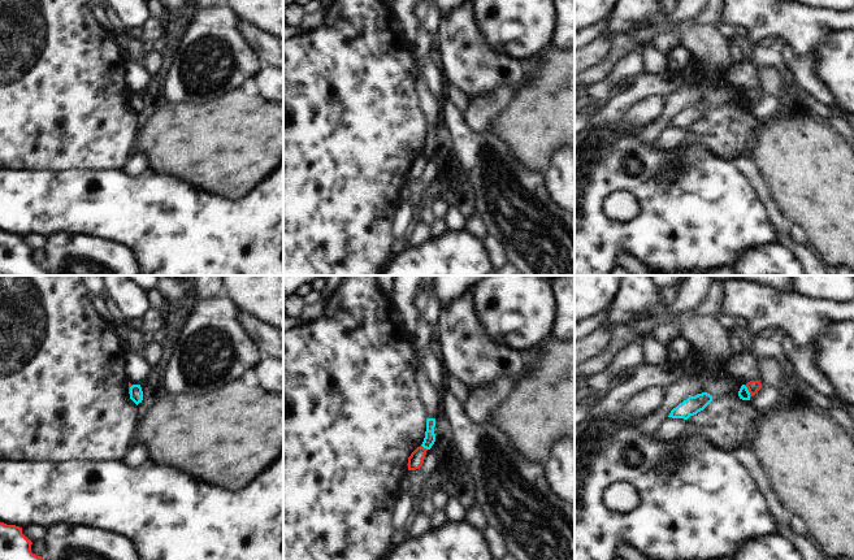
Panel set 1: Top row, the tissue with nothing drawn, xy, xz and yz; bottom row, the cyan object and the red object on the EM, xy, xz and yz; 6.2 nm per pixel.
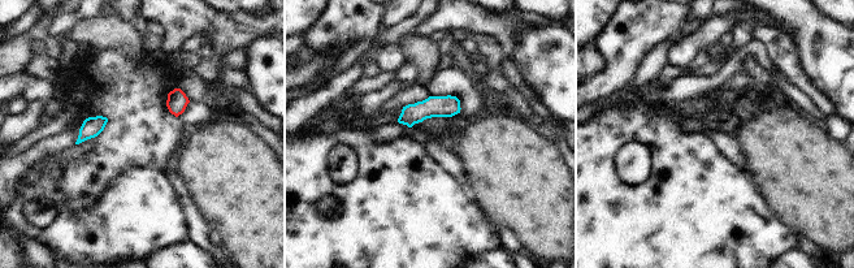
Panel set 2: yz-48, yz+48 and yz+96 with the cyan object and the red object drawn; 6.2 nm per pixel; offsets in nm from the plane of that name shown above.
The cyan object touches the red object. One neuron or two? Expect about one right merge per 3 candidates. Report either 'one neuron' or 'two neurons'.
two neurons

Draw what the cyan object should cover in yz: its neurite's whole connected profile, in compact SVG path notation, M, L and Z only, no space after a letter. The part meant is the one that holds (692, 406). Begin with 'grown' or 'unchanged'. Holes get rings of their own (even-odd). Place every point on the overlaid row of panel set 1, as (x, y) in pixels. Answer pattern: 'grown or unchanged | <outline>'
unchanged | M707 392L689 396L686 400L673 408L668 417L688 420L690 416L703 411L712 401L712 396Z

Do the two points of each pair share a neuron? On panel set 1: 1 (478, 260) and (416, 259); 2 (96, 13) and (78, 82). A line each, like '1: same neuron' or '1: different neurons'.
1: same neuron
2: different neurons

